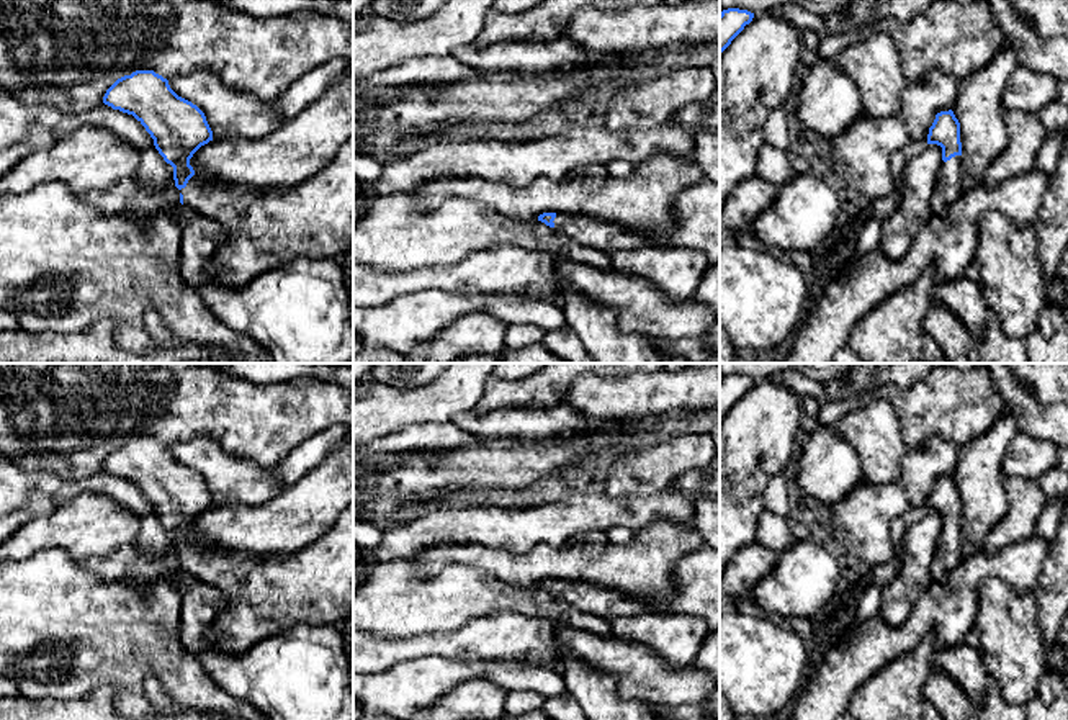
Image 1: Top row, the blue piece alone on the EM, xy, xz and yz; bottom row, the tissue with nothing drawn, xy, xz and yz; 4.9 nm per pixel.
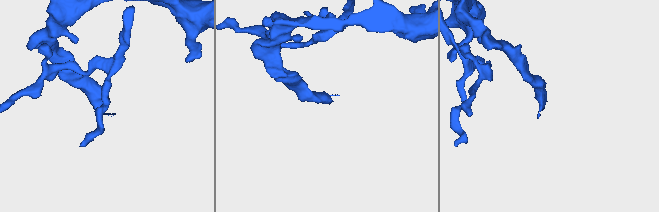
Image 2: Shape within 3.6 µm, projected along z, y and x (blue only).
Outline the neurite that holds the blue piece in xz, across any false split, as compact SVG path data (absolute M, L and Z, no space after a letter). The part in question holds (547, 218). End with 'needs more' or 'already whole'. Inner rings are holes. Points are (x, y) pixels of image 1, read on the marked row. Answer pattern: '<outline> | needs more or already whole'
M543 213L538 216L538 221L561 231L579 244L605 252L618 249L633 250L649 245L649 241L641 234L612 221L597 219L592 216Z | needs more

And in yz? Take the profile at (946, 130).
M952 110L936 115L936 119L929 128L927 144L937 144L942 147L944 162L937 177L934 196L931 200L931 209L934 214L944 216L949 205L962 195L960 123Z | needs more

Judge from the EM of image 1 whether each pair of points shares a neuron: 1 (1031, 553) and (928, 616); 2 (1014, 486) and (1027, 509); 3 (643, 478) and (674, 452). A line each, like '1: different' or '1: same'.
1: same
2: same
3: same

